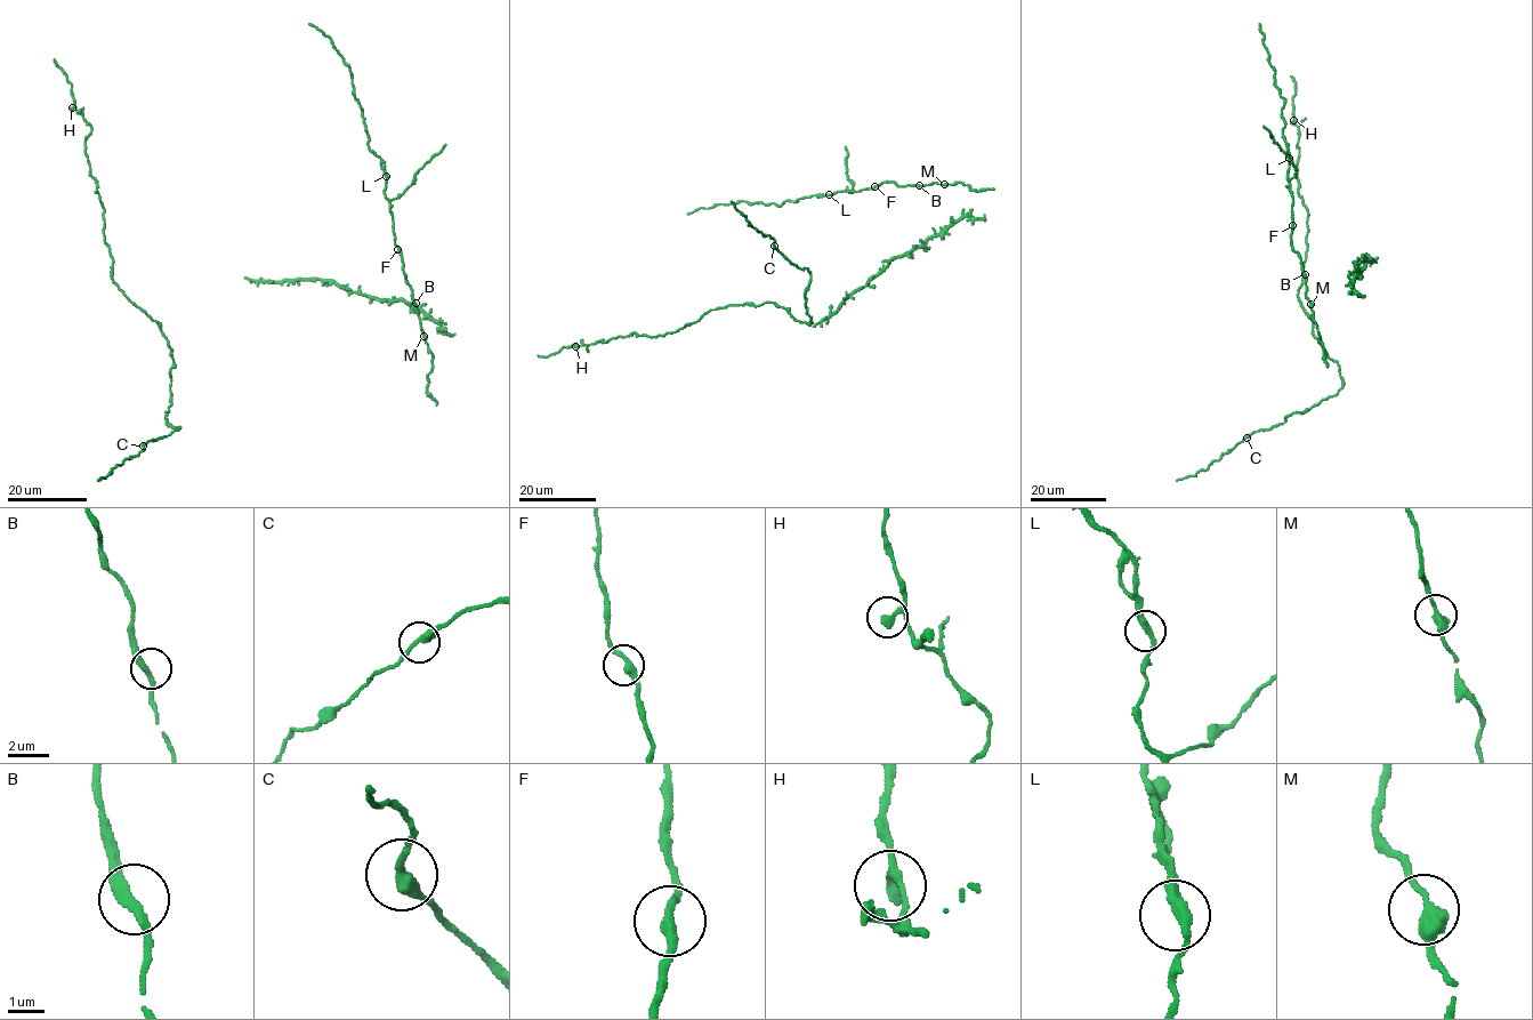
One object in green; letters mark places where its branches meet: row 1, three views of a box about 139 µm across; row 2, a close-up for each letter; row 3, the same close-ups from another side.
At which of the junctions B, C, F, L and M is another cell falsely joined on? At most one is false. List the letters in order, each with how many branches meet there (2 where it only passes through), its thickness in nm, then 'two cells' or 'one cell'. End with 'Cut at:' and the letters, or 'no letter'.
B: 2 | 280 nm | one cell
C: 2 | 320 nm | one cell
F: 2 | 280 nm | one cell
L: 2 | 280 nm | one cell
M: 2 | 340 nm | one cell
Cut at: no letter

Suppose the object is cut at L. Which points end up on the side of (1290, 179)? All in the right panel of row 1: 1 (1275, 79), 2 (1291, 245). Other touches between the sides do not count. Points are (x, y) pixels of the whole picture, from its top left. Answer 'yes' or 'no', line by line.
1: yes
2: yes

